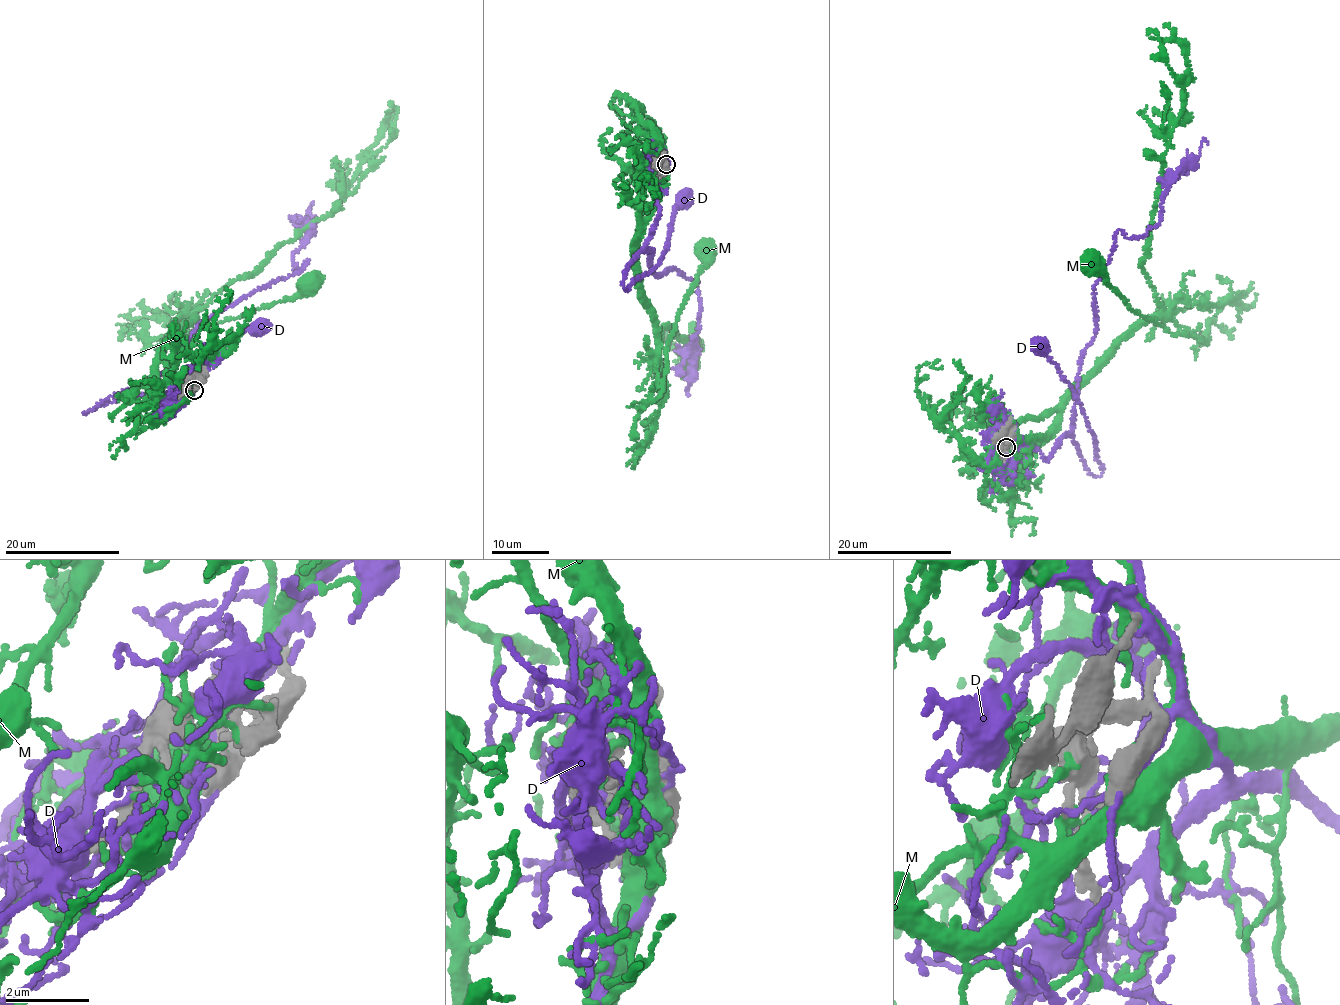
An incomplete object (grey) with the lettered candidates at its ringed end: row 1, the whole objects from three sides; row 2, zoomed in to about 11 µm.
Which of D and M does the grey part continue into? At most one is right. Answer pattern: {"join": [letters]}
{"join": []}

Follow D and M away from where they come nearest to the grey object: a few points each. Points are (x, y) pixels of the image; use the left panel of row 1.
D: (195, 385), (159, 404), (148, 381), (204, 320), (306, 264), (296, 271), (293, 252), (306, 240), (310, 207)
M: (195, 388), (156, 372), (192, 317), (152, 338), (162, 344), (310, 282)

